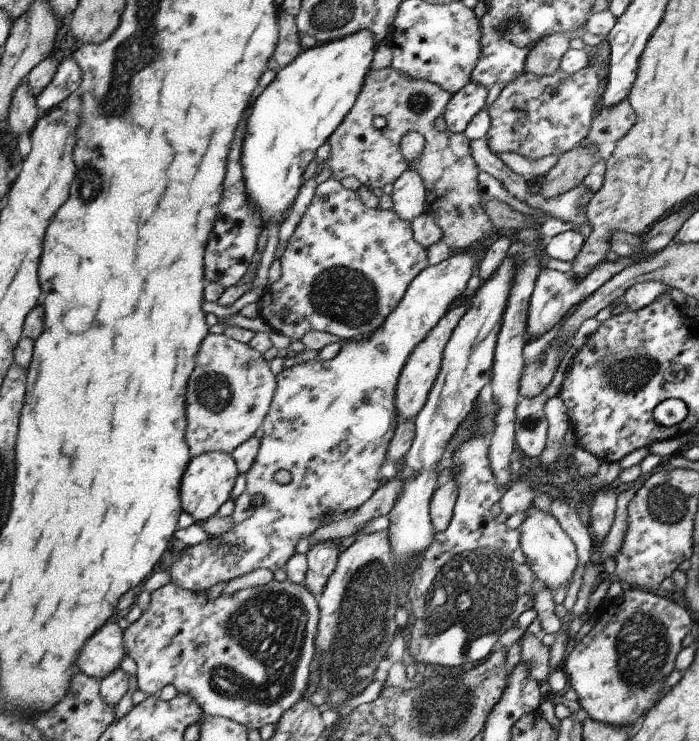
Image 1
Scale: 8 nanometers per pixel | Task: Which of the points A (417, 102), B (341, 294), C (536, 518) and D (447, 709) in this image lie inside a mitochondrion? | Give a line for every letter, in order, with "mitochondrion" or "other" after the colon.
A: mitochondrion
B: mitochondrion
C: other
D: mitochondrion

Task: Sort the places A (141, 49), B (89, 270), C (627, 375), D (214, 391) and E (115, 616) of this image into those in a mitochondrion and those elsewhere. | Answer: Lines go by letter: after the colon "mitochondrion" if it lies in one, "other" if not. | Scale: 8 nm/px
A: mitochondrion
B: other
C: mitochondrion
D: mitochondrion
E: other

